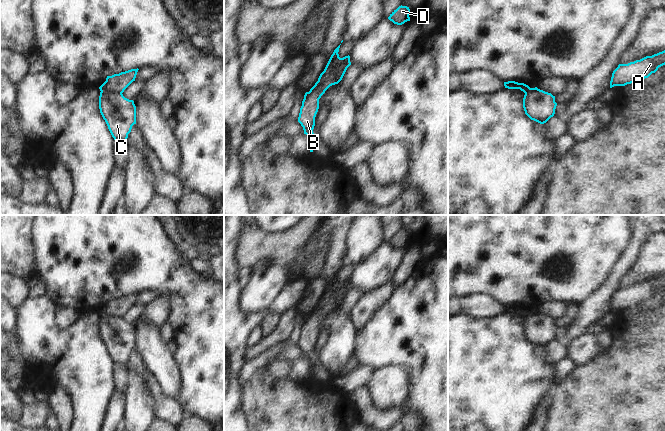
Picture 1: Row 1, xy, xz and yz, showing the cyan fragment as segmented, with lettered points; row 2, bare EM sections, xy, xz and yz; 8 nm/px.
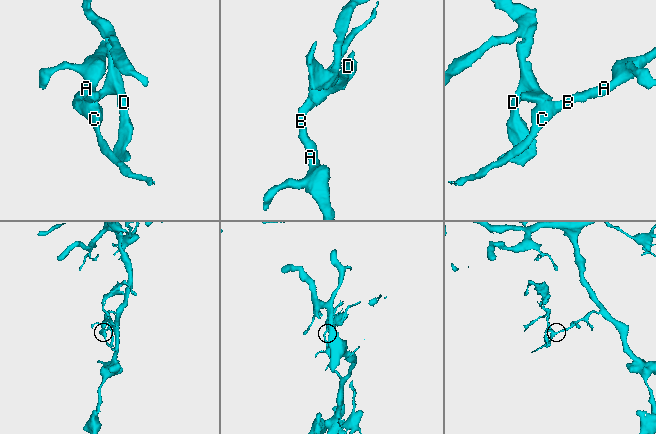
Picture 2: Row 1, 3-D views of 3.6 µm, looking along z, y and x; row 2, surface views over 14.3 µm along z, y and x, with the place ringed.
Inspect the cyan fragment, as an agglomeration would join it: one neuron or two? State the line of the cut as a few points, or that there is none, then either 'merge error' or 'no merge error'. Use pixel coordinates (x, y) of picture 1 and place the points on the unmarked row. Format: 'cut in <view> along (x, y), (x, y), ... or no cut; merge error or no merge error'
cut in xz along (325, 291), (336, 295), (336, 307); merge error

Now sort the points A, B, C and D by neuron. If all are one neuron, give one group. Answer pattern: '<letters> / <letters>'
A B C / D

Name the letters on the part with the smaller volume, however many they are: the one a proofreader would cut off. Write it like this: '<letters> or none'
D

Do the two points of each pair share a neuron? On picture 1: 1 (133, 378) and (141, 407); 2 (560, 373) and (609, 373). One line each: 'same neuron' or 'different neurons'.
1: same neuron
2: different neurons

